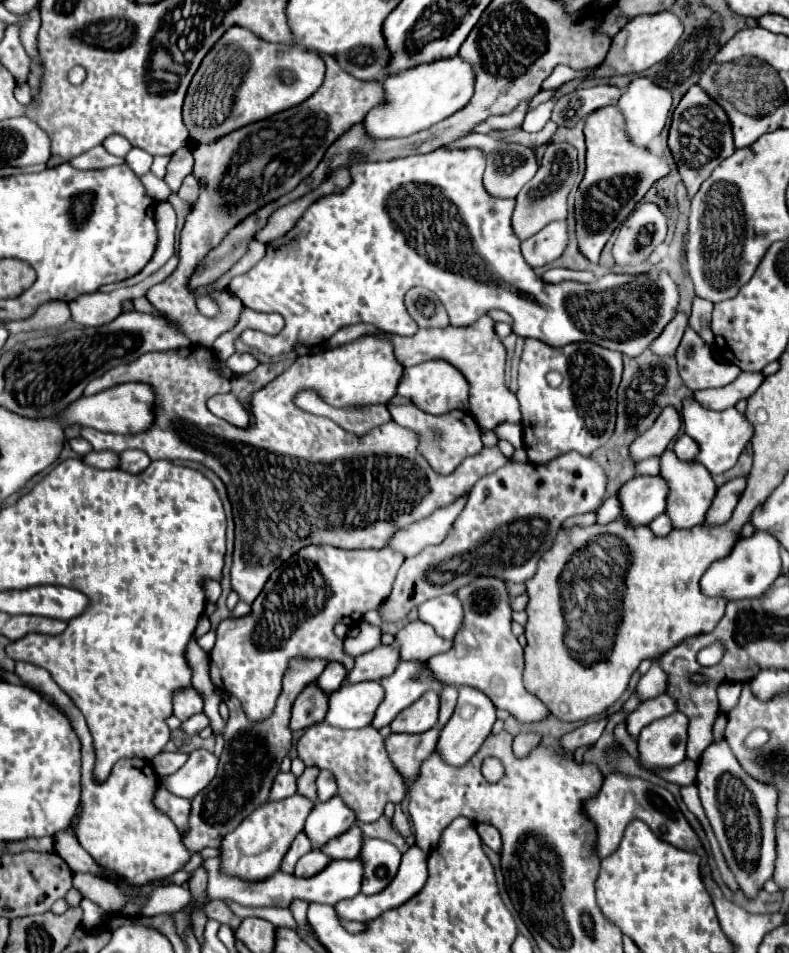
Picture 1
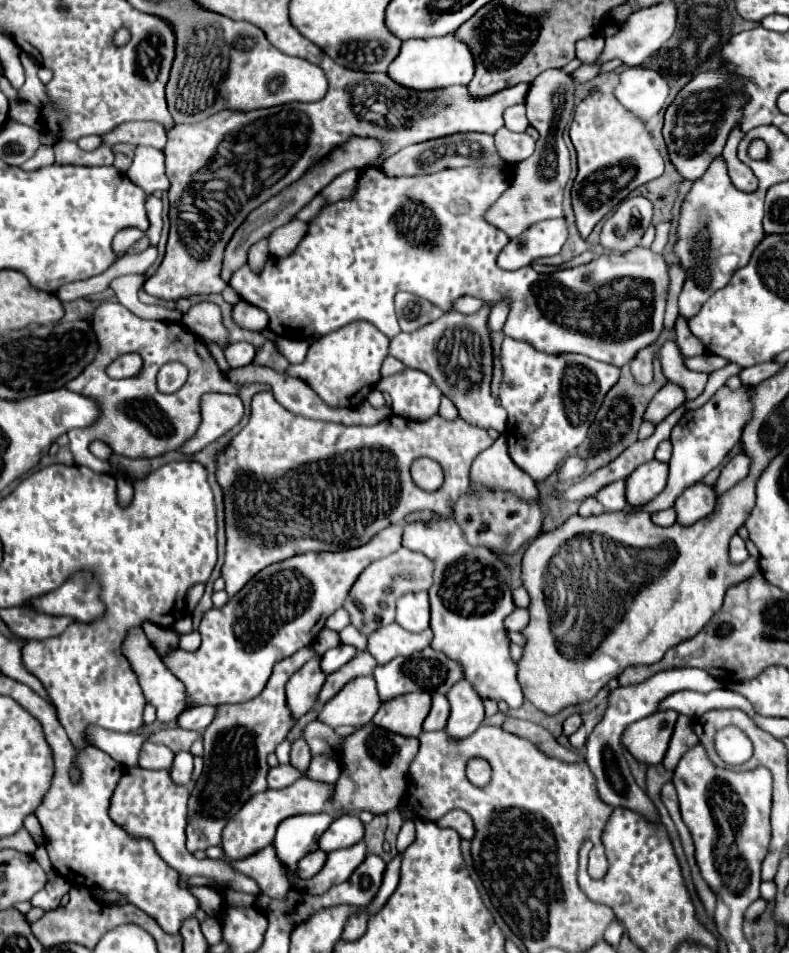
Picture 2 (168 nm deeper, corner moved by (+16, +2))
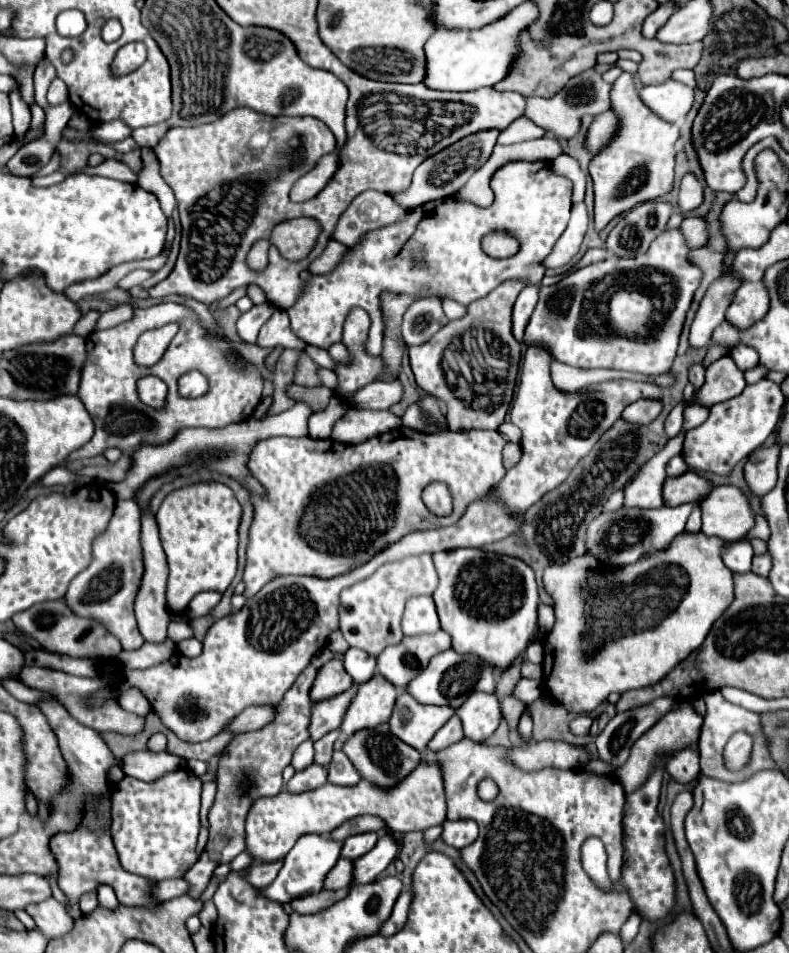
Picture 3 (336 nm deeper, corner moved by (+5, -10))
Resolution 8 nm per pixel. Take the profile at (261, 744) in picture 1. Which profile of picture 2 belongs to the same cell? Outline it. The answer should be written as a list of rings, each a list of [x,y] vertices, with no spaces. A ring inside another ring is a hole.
[[[302,648],[296,654],[276,662],[272,676],[254,700],[244,704],[220,704],[216,718],[204,730],[204,772],[196,780],[196,786],[188,800],[188,826],[186,826],[186,848],[206,850],[208,846],[218,846],[222,838],[222,828],[232,818],[248,798],[266,790],[268,764],[266,758],[276,746],[286,738],[294,720],[286,708],[284,686],[288,678],[300,670],[306,662],[316,656],[314,648]],[[214,836],[214,840],[212,840]]]

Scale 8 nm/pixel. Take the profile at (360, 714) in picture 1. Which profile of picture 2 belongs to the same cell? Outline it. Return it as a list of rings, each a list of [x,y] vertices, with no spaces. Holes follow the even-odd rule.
[[[360,676],[360,678],[354,678],[350,680],[334,698],[330,698],[318,712],[318,720],[332,726],[332,728],[338,728],[342,724],[348,724],[348,726],[366,726],[372,716],[376,714],[376,710],[380,708],[380,700],[378,700],[378,692],[376,692],[376,684],[374,684],[374,678],[372,676]]]

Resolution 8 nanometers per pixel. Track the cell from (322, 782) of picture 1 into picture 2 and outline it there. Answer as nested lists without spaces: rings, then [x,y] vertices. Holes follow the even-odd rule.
[[[316,756],[316,758],[312,758],[306,776],[316,782],[336,784],[336,780],[340,778],[340,764],[328,756]]]

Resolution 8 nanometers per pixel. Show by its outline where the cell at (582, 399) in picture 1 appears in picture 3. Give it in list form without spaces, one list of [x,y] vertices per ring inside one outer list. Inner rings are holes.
[[[527,348],[519,390],[509,412],[511,422],[523,432],[523,458],[515,468],[507,470],[503,480],[489,494],[489,500],[499,504],[507,516],[523,516],[543,494],[557,488],[569,476],[575,464],[587,456],[597,440],[617,422],[617,418],[621,418],[621,412],[627,408],[627,404],[637,402],[639,398],[663,400],[663,392],[657,386],[631,380],[603,382],[579,394],[565,394],[553,386],[549,364],[551,354],[547,354],[543,348]]]

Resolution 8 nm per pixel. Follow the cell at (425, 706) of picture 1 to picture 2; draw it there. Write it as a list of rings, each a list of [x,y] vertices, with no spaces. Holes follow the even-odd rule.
[[[428,692],[402,694],[384,702],[374,714],[372,722],[400,736],[418,736],[422,732],[422,722],[428,714],[430,704],[432,698]]]

